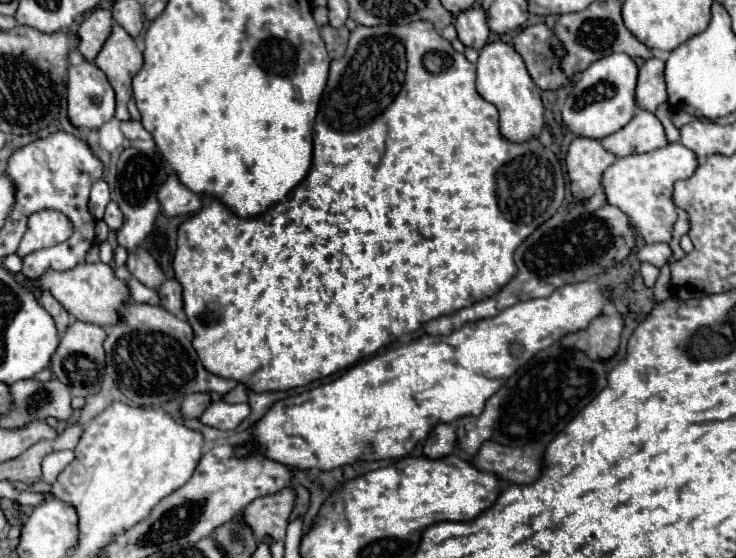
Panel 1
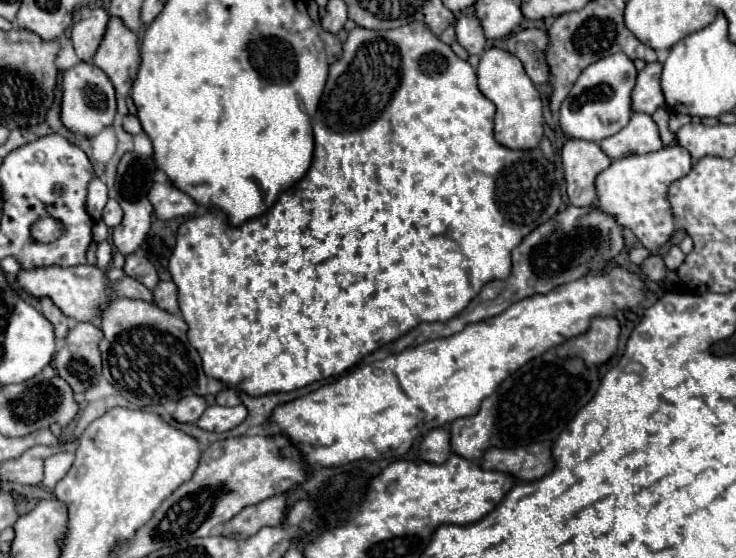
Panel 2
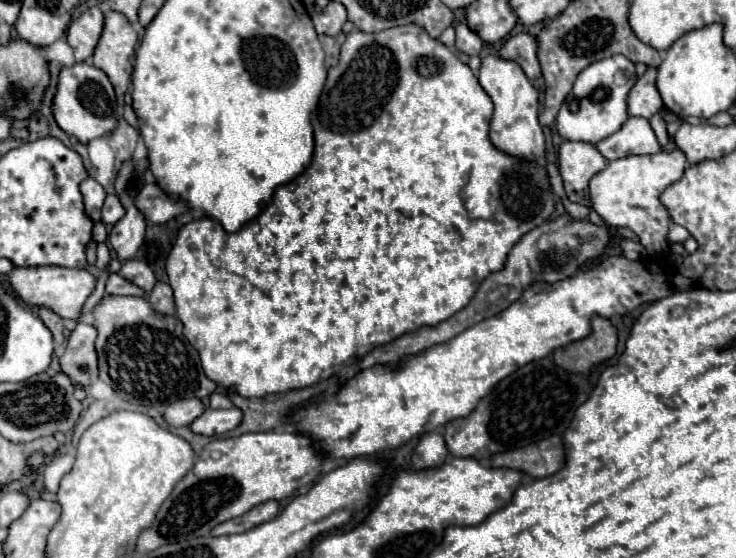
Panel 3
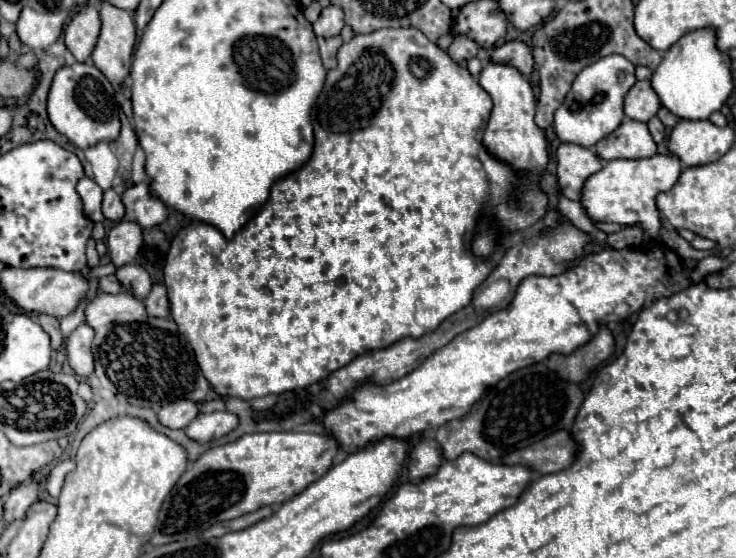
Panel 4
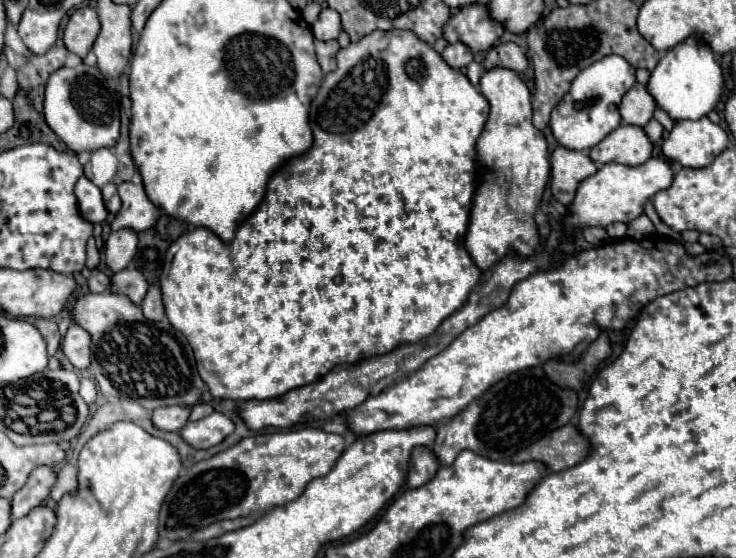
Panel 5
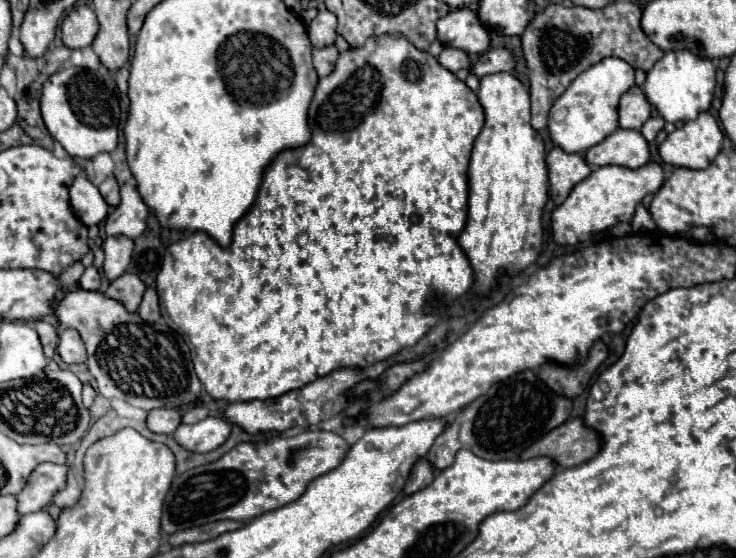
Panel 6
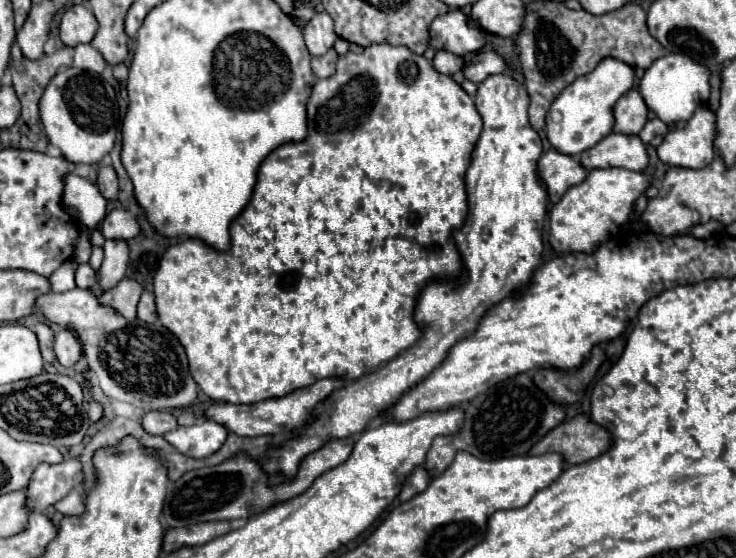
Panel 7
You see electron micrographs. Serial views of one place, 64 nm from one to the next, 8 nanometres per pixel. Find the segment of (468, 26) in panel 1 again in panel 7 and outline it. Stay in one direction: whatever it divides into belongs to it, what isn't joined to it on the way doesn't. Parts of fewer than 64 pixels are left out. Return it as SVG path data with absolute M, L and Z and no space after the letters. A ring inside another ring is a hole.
M438 50L432 62L434 62L434 68L438 72L448 74L448 76L452 76L454 72L458 72L458 70L464 68L464 58L462 56L456 56L452 52L446 52L446 50Z

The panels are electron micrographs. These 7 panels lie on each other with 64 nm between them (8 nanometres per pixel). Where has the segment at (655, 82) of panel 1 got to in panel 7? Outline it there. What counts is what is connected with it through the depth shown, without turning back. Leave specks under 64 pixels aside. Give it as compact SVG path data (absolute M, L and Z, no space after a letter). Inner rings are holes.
M636 88L628 90L614 108L616 116L616 132L622 134L638 134L648 120L648 106Z

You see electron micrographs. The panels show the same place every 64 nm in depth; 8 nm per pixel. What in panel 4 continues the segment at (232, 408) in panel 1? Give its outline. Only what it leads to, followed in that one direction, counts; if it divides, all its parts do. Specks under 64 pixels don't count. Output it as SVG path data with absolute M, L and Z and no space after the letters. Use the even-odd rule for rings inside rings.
M232 412L198 414L186 428L186 434L198 442L212 442L238 426L238 416Z

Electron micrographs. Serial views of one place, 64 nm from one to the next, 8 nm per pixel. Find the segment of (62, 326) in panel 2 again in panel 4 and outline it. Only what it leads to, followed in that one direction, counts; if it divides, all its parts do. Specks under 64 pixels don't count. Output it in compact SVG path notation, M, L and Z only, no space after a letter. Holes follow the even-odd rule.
M38 314L36 318L38 318L40 326L50 334L50 338L52 338L52 348L58 350L60 344L62 344L62 334L60 334L60 322L58 322L58 318L48 316L48 314Z

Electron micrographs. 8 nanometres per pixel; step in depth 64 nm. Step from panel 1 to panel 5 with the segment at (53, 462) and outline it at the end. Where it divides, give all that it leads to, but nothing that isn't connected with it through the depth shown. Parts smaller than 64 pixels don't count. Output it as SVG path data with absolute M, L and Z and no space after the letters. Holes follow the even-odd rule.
M64 464L60 470L58 470L58 478L56 478L56 484L52 486L50 490L50 496L58 502L66 492L74 492L76 490L76 466L72 464Z

